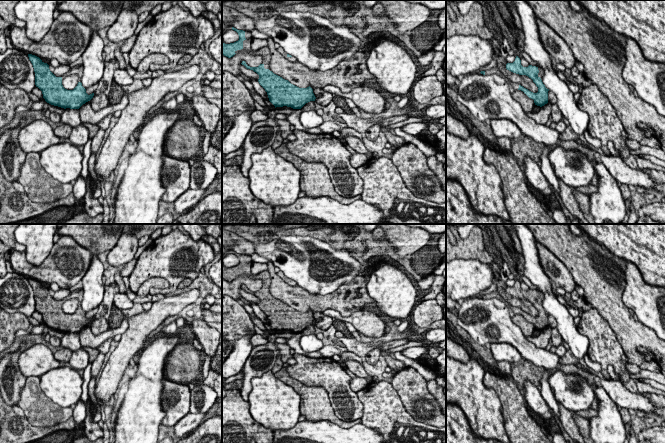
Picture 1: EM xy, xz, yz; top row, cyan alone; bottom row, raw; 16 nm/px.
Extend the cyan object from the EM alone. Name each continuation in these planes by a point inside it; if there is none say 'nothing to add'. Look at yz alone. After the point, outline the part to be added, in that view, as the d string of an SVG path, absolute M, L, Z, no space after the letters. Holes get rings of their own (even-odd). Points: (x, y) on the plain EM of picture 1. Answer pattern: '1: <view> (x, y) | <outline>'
1: yz (495, 294) | M497 291L491 292L489 294L485 294L485 299L489 299L489 298L497 298L500 299L501 301L504 300Z

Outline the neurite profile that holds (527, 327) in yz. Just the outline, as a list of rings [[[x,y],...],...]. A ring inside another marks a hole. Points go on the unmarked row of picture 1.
[[[515,315],[514,317],[512,317],[512,321],[514,322],[514,324],[521,328],[525,337],[532,336],[535,329],[534,324],[529,322],[523,315]]]

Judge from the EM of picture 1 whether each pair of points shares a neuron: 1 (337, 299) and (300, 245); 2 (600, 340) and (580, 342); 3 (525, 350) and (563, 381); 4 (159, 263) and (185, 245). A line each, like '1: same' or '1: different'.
1: different
2: different
3: different
4: same

